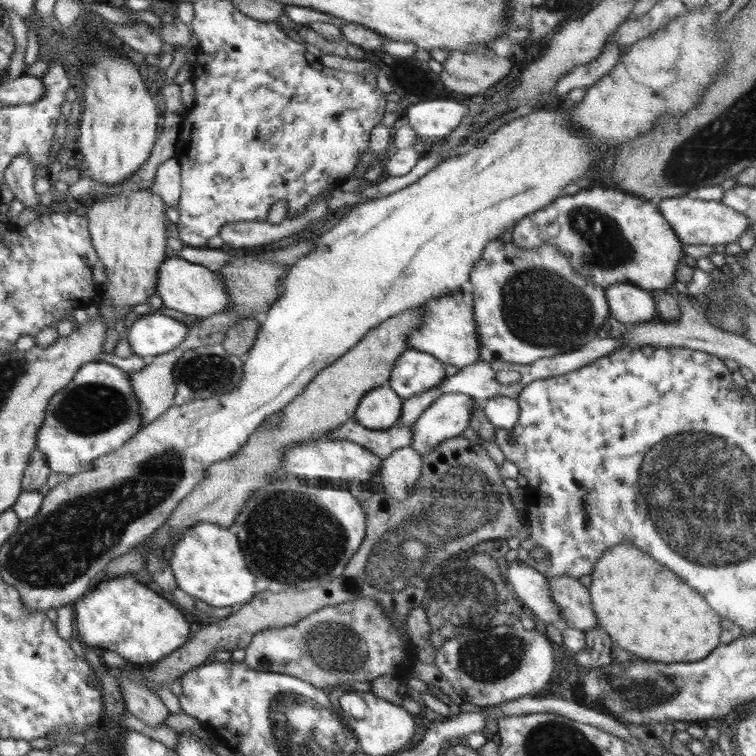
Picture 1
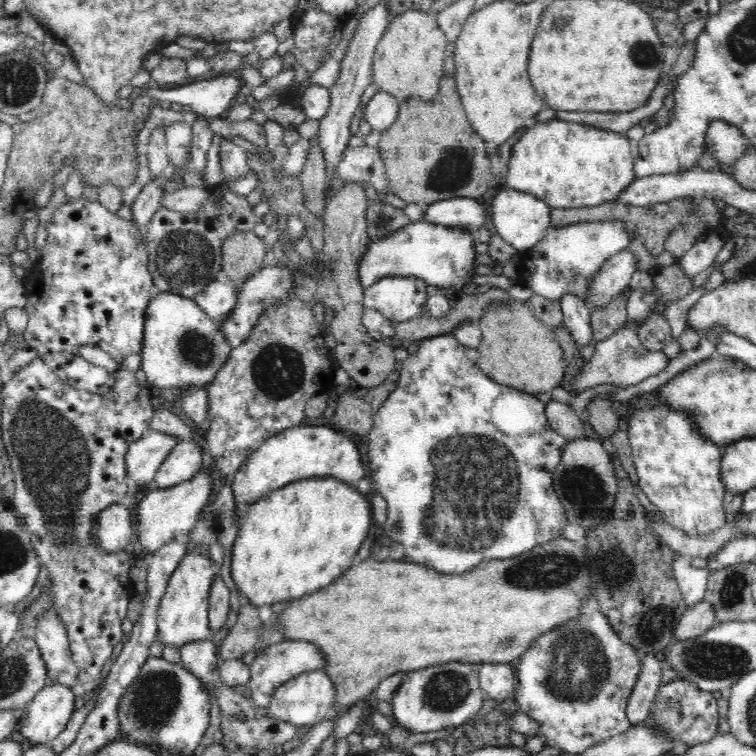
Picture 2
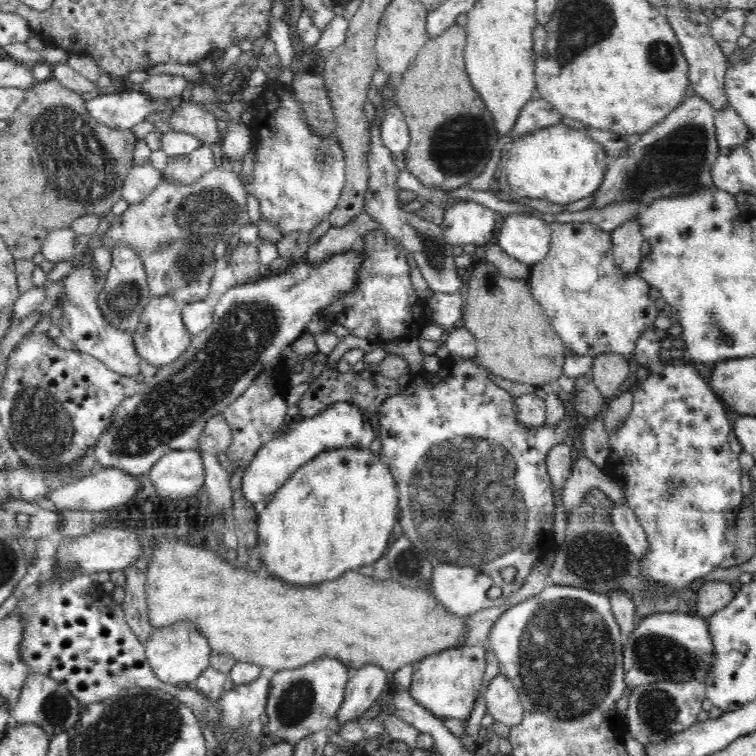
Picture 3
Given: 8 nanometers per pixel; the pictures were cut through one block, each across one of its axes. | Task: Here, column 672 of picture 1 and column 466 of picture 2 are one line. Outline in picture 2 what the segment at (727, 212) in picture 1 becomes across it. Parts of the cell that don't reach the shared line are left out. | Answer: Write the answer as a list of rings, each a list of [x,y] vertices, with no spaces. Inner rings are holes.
[[[456,197],[431,203],[425,208],[424,220],[435,225],[463,228],[477,236],[484,224],[484,208],[468,197]]]

